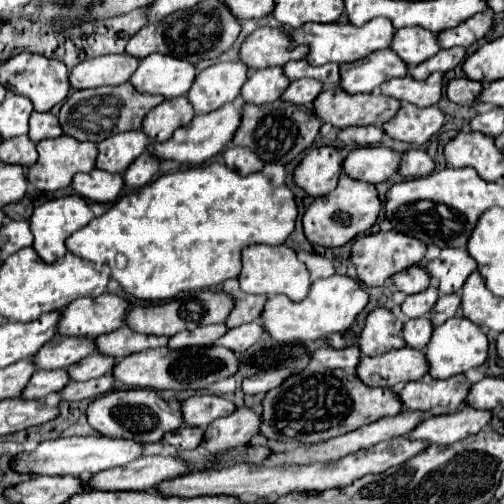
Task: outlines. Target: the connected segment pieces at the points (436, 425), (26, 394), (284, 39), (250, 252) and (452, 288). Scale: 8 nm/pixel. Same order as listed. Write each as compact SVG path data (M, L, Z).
M462 408L460 412L448 416L430 416L420 426L416 426L408 438L412 440L426 440L430 444L454 444L464 440L470 434L480 432L486 424L490 424L492 412L490 410L476 410L476 408Z
M56 370L56 372L36 372L28 386L22 392L22 398L30 398L30 400L44 400L50 392L58 392L68 384L68 372Z
M262 26L252 32L240 48L240 60L252 70L266 66L284 66L286 62L300 60L306 54L308 46L302 44L292 48L292 38L288 32L284 32L284 28L270 26Z
M256 244L248 246L242 250L242 274L240 274L240 288L248 294L286 294L290 300L300 302L306 298L306 292L312 286L310 274L304 266L304 262L298 260L298 254L288 248L286 244L282 246L266 246L266 244Z
M444 248L436 260L426 264L426 270L438 280L440 294L460 294L464 280L476 270L476 260L466 250Z

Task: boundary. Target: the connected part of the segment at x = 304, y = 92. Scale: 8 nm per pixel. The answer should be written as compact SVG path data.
M302 78L302 80L294 80L288 86L282 100L288 100L292 104L312 104L320 92L322 92L322 84L318 80Z

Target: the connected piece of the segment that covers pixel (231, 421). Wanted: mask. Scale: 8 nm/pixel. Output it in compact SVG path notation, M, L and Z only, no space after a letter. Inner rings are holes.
M242 406L230 416L214 420L206 428L202 446L208 454L218 454L226 448L250 442L256 434L260 434L260 414L254 408Z

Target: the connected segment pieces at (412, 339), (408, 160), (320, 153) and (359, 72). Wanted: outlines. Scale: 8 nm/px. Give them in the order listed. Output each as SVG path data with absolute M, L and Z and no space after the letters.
M426 316L416 318L416 320L408 320L402 328L402 336L404 336L406 344L412 348L418 348L418 350L426 348L428 340L432 338L432 332L434 332L434 326Z
M408 150L402 154L398 174L402 178L420 178L434 172L434 160L424 150Z
M322 146L310 150L304 160L298 164L294 172L294 180L302 186L310 196L326 196L338 184L342 174L344 154L342 148Z
M384 48L384 52L382 50L374 52L372 56L366 56L364 60L342 64L340 86L352 94L372 92L386 80L396 76L406 76L406 74L408 74L408 66L392 52L392 48Z

